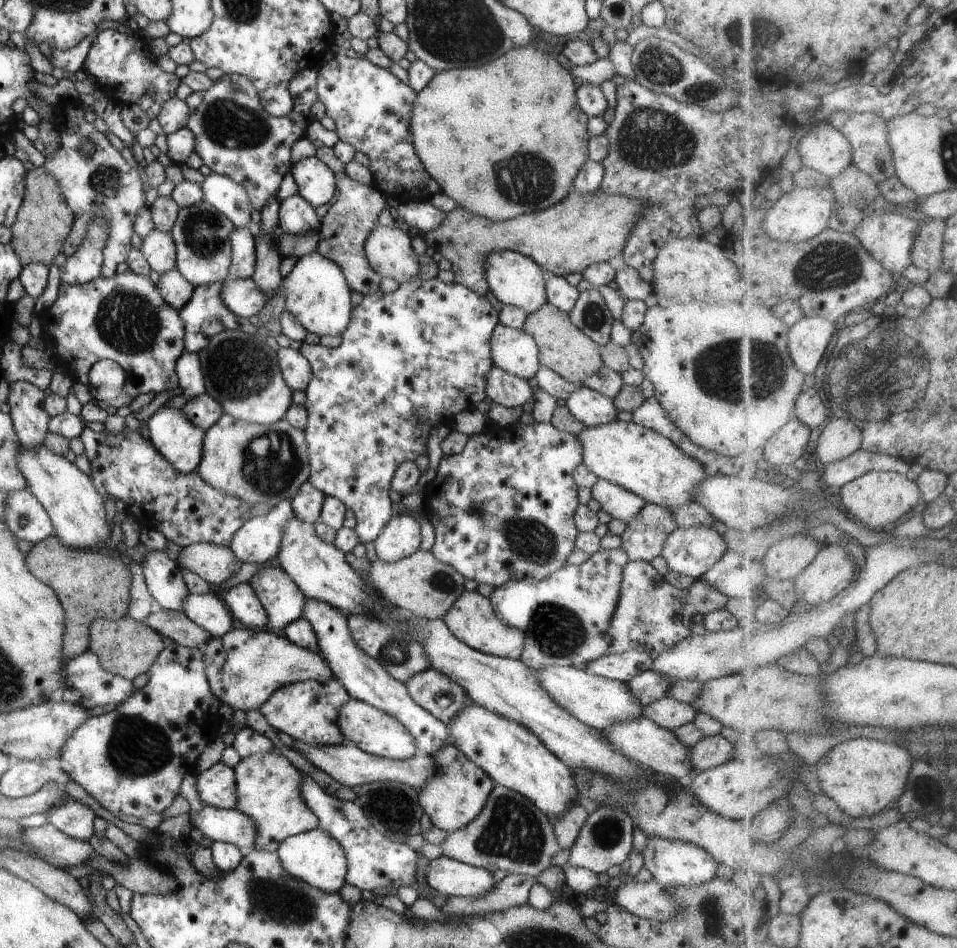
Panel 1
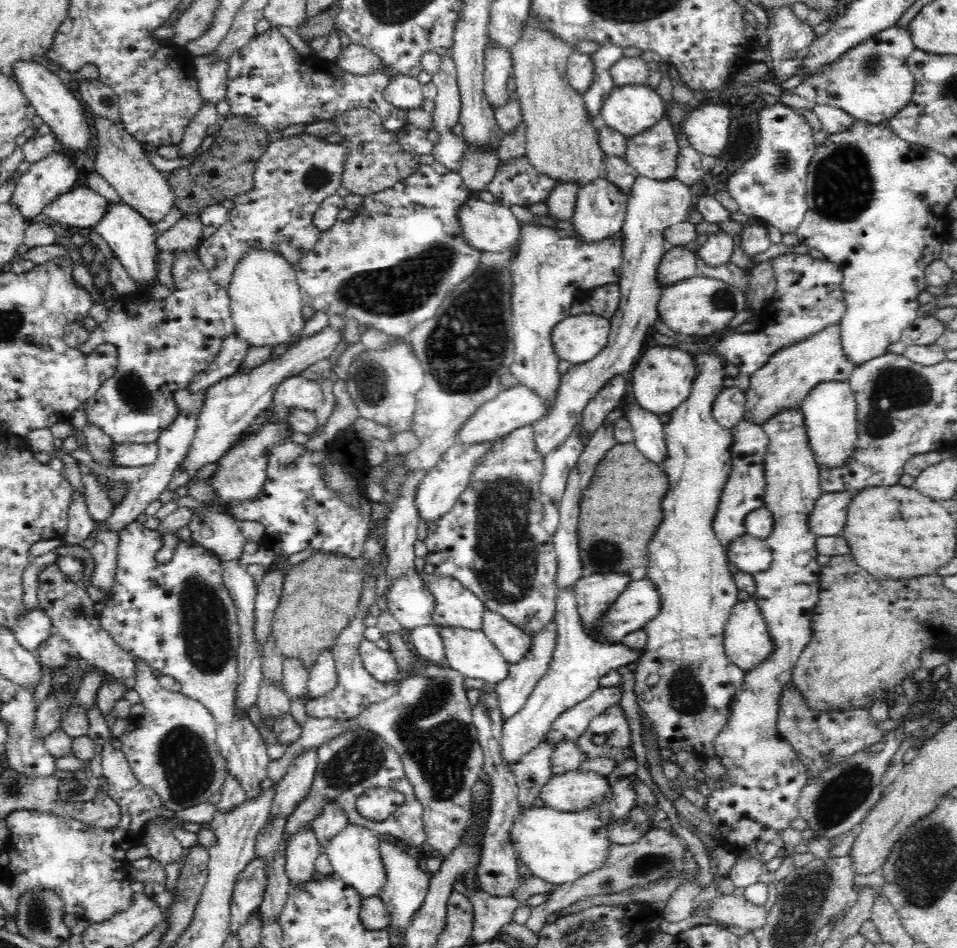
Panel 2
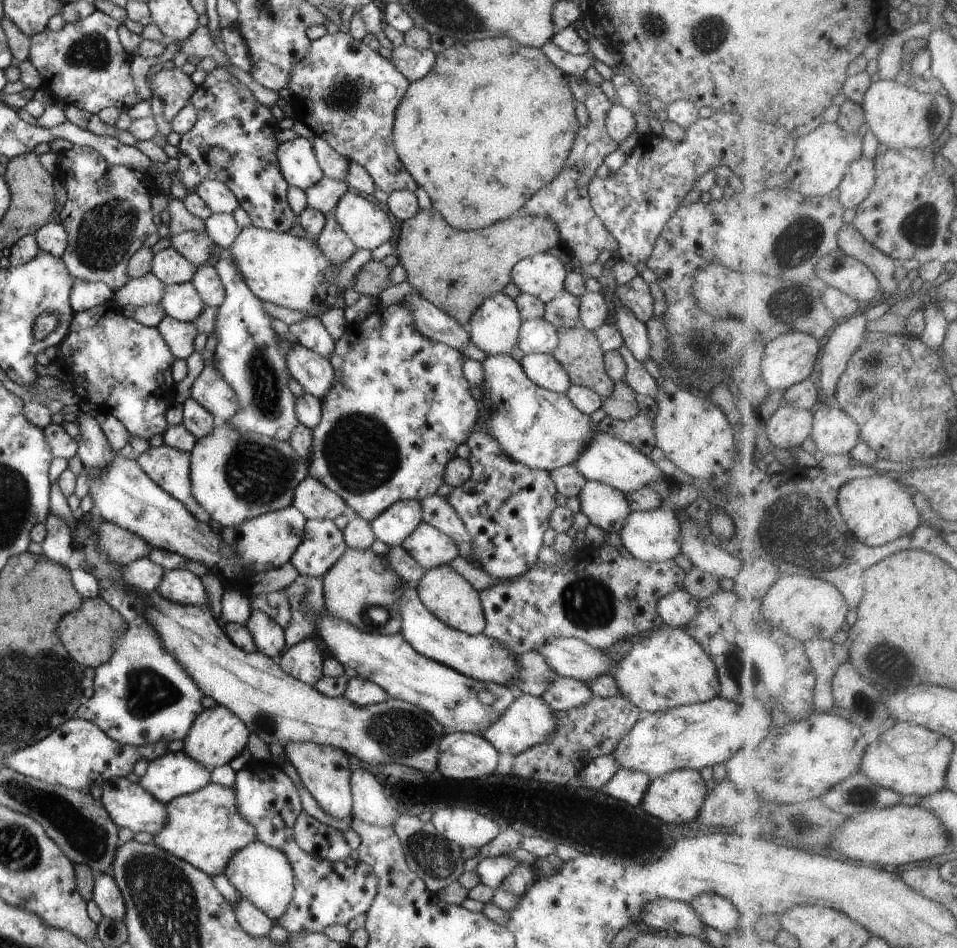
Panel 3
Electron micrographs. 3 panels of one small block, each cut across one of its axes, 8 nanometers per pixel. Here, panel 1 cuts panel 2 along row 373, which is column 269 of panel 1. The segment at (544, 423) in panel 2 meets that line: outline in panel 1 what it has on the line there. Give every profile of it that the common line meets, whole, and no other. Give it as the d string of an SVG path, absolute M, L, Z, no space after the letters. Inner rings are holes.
M261 566L248 583L268 614L268 626L275 632L281 633L284 626L303 617L305 596L280 566Z

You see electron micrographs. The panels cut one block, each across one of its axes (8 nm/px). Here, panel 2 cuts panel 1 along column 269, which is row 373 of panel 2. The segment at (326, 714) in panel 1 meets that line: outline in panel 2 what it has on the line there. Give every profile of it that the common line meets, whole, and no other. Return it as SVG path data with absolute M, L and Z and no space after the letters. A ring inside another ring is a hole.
M713 352L694 354L694 359L698 374L694 376L692 390L688 398L670 413L671 418L665 425L667 456L663 470L668 477L669 488L666 498L662 500L664 518L647 546L650 564L645 578L658 589L661 609L643 627L648 640L633 669L639 710L642 715L646 713L650 721L648 729L658 741L658 753L663 748L669 748L674 753L686 750L696 759L704 761L708 757L716 757L715 736L729 719L729 704L733 694L741 687L745 672L730 662L723 647L726 622L732 607L739 601L739 588L733 579L734 571L728 563L725 549L713 530L720 496L732 468L731 429L722 428L712 412L713 402L724 388L722 382L726 376L723 366L727 360Z

